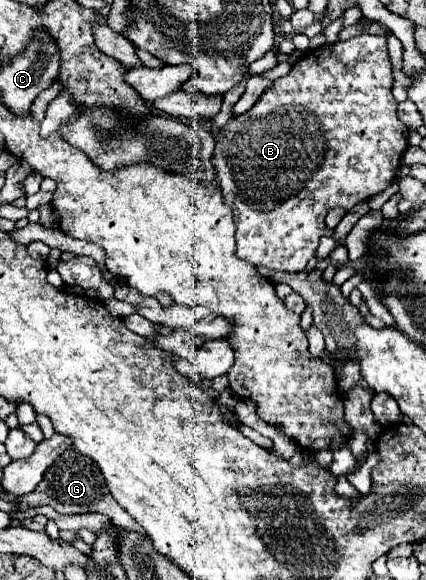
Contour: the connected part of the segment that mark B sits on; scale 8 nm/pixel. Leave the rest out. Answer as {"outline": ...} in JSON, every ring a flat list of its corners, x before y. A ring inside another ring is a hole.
{"outline":[[363,35,363,37,353,37,349,41,329,43,319,49,307,51,291,67,291,71,285,77,279,77,273,81,273,87,269,87,247,113,229,119,225,123,225,127,221,127,217,143,215,143,213,165,219,175,219,185,221,185,225,203,233,209,233,217,235,217,235,225,237,225,237,257,251,261,257,267,267,267,267,269,275,269,275,271,303,271,307,267,307,263,315,257,319,239,325,235,333,235,333,231,327,229,327,225,325,225,325,217,333,207,345,207,345,211,351,211,361,201,371,199,377,193,385,191,397,179,397,169,401,167,405,149,409,147,409,129,397,117,397,101,391,93,393,81,395,81,393,65,391,65,385,37]]}

